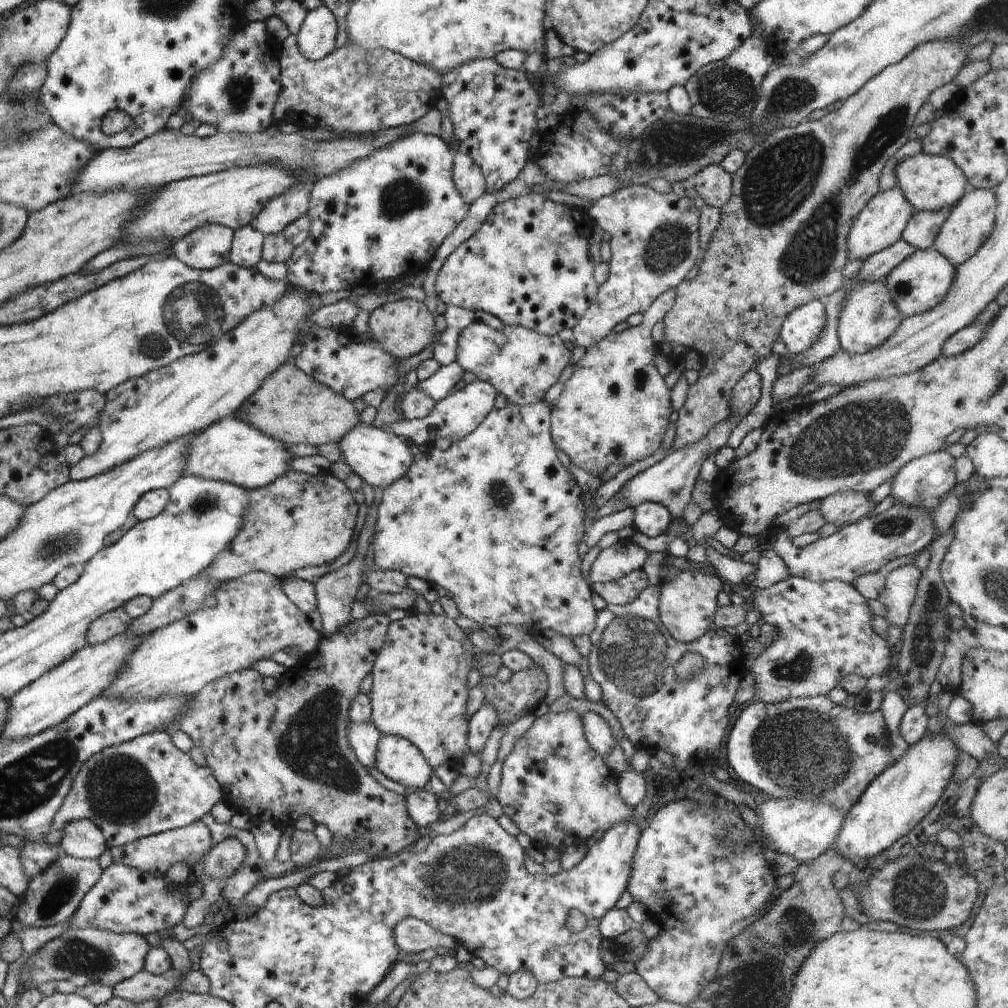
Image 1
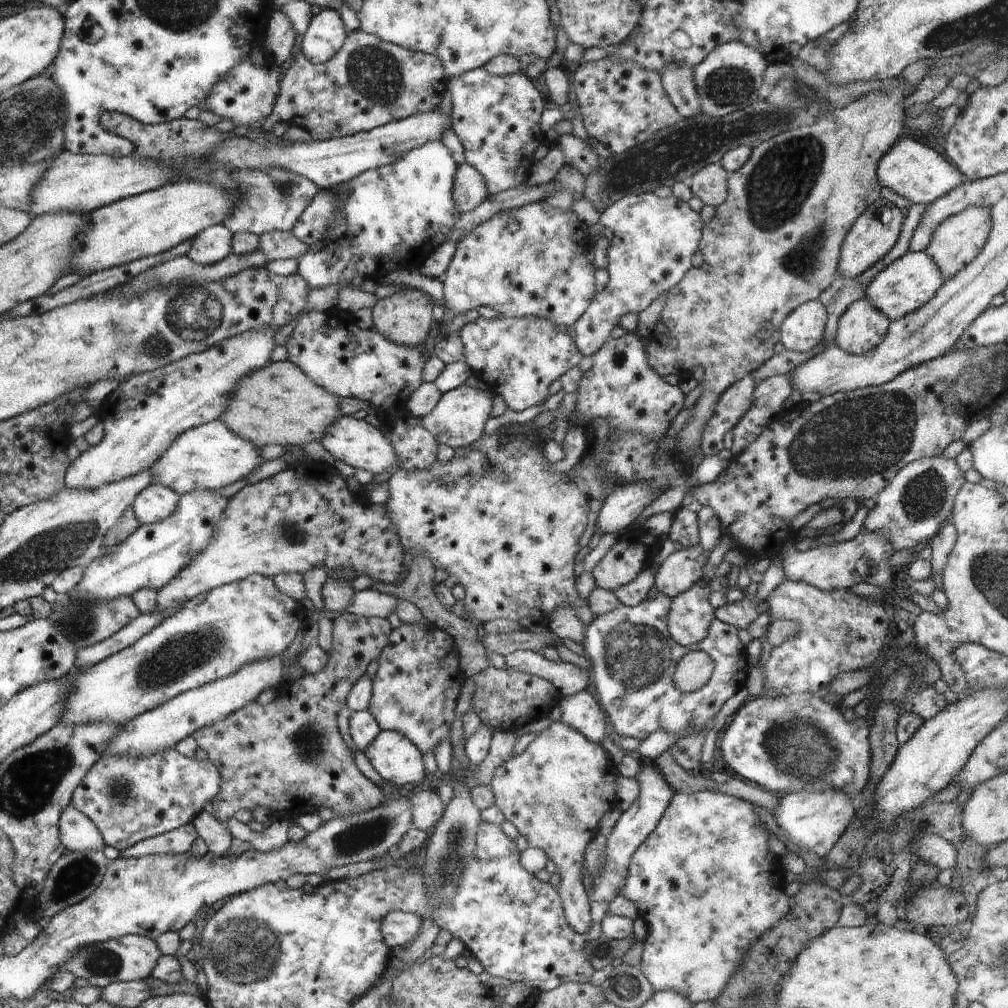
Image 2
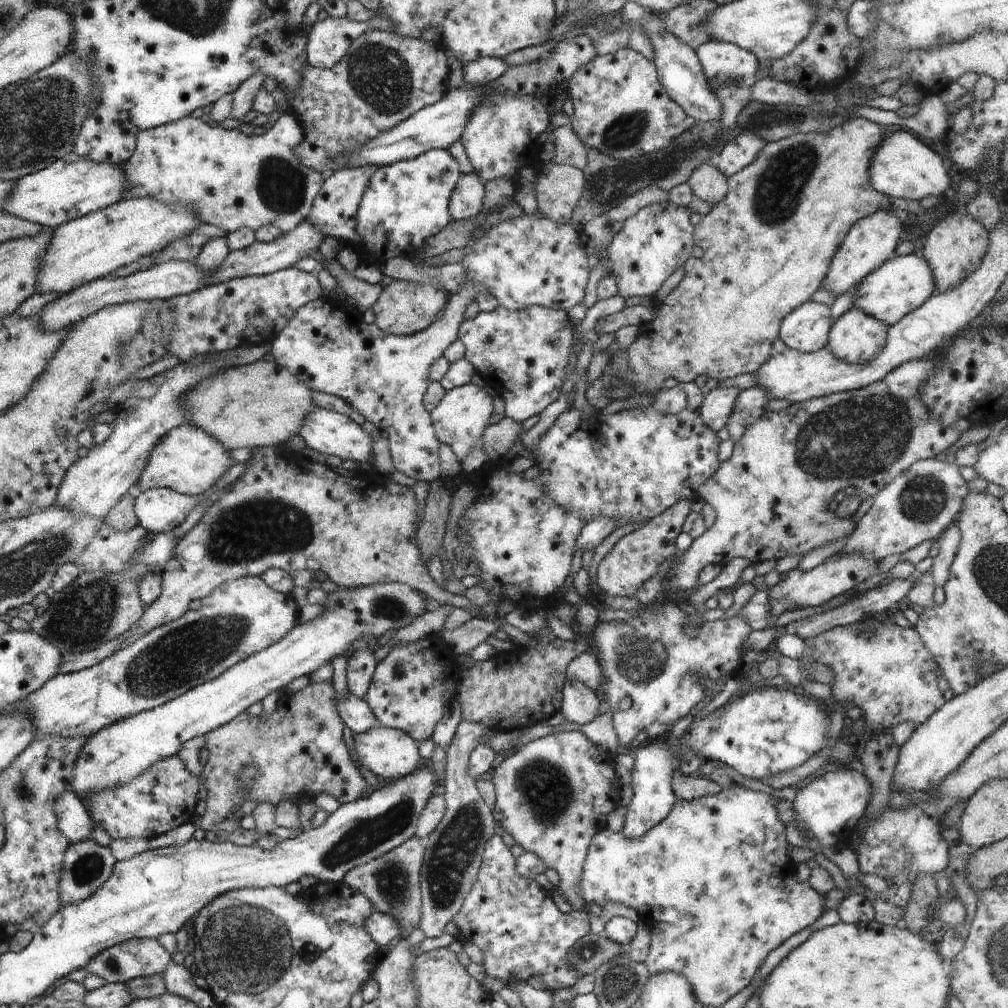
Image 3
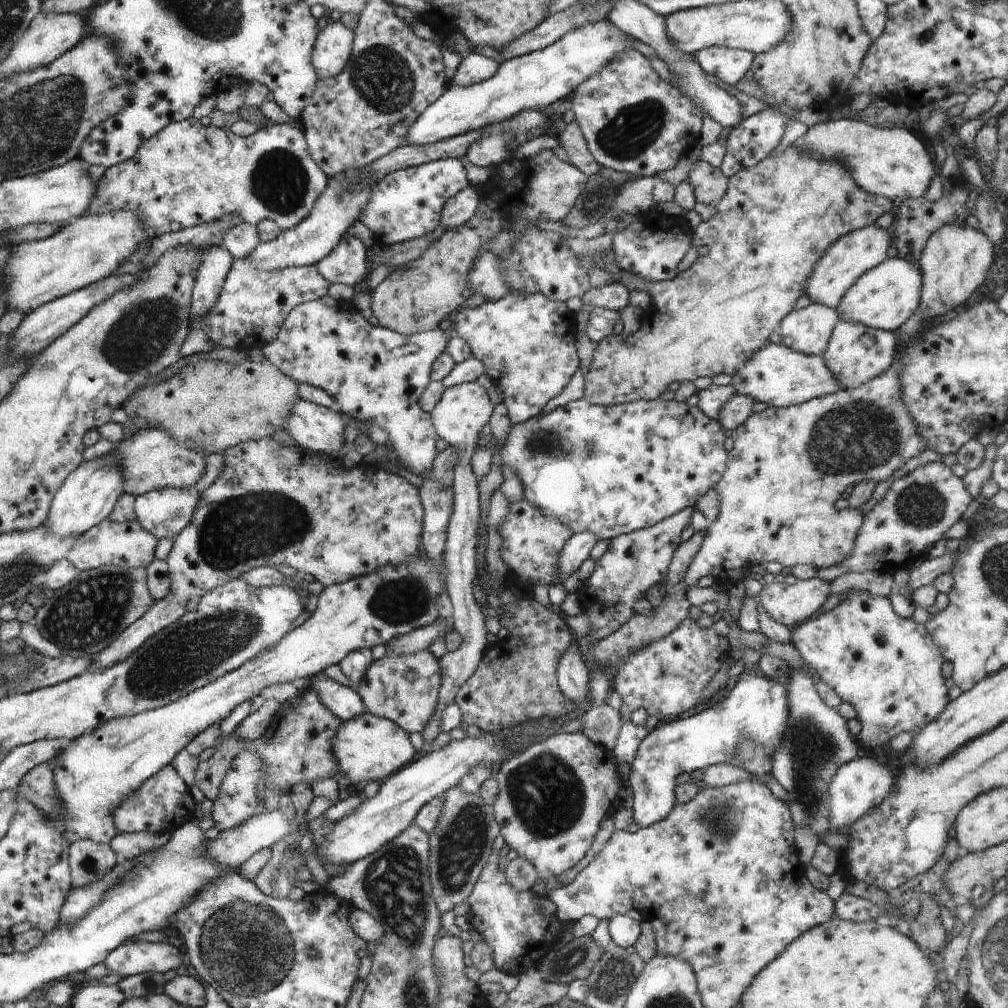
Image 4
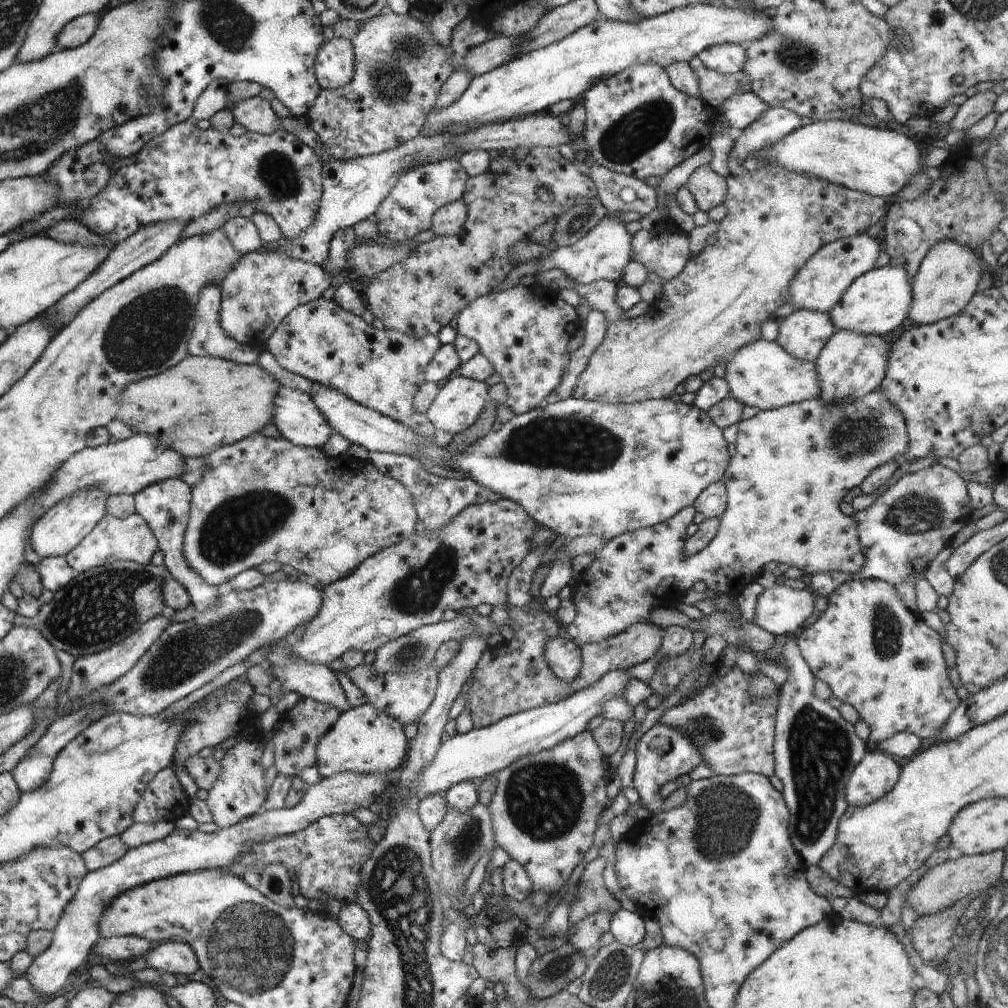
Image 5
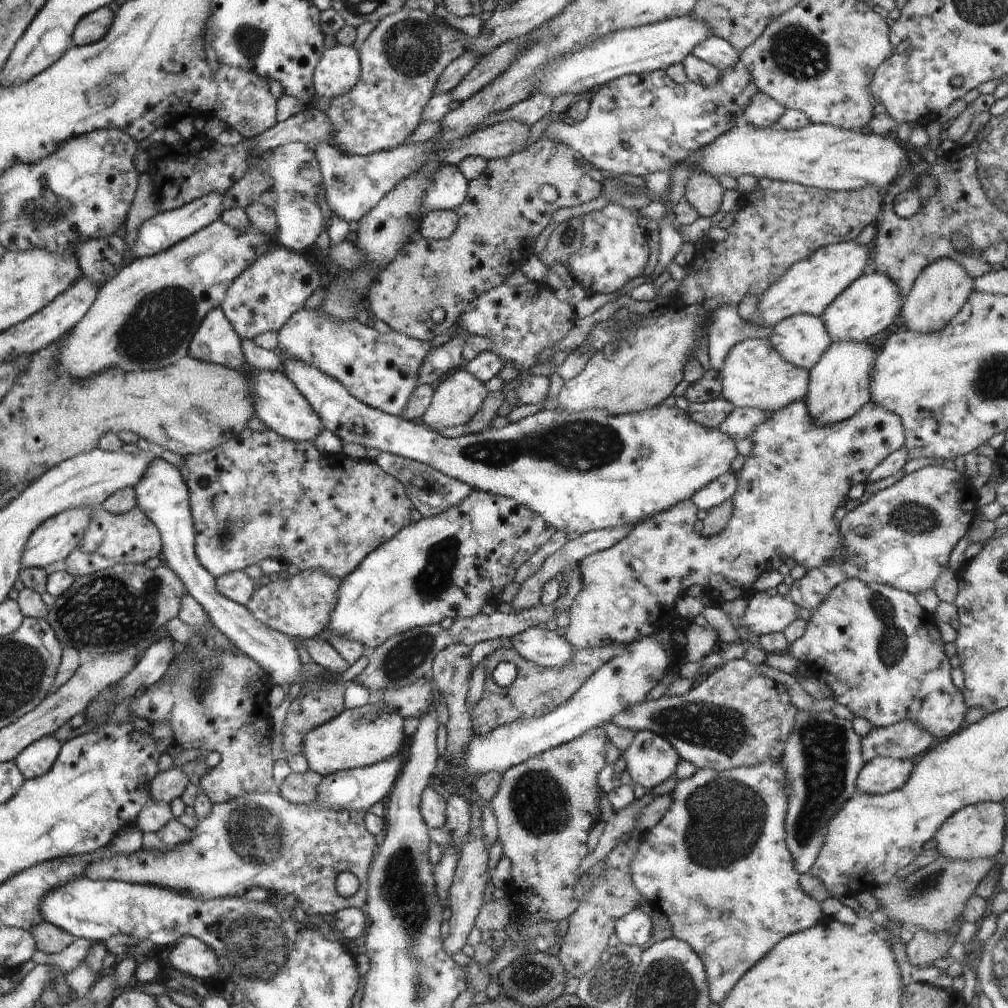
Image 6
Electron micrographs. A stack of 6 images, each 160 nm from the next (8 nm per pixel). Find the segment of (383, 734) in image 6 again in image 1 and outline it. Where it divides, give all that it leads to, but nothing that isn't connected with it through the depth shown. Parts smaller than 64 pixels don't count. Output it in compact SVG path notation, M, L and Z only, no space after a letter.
M382 735L377 744L374 767L402 786L423 789L434 773L424 755L398 735Z

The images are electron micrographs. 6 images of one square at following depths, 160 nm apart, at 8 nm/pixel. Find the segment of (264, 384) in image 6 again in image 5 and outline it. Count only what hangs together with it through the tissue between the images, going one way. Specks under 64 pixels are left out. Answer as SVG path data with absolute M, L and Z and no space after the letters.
M281 386L275 404L272 423L292 444L322 449L332 436L331 424L308 393Z

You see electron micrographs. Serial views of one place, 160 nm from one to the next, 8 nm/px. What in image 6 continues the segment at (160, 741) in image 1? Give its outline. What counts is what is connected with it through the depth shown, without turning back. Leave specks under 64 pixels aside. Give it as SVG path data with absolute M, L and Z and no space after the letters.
M178 767L160 772L151 784L152 800L172 804L182 796L184 788L188 786L188 779L189 776Z

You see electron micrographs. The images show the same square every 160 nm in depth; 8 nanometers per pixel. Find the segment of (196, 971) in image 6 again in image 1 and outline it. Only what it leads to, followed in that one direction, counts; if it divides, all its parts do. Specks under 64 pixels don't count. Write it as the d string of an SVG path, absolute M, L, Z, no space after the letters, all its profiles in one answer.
M82 929L68 930L59 937L55 937L48 941L34 956L33 964L27 969L30 980L28 984L32 987L37 987L44 982L74 982L78 988L86 986L88 983L100 983L107 987L113 988L115 984L122 983L123 980L130 979L131 976L138 974L146 968L146 958L150 954L151 946L145 939L145 936L132 933L113 933L100 929Z

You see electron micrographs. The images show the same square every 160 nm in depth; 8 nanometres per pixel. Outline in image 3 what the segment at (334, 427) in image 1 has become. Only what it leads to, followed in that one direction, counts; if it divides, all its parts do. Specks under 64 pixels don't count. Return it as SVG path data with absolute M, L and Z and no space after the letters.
M263 358L247 365L225 368L222 374L200 382L186 394L184 406L188 410L189 424L220 439L228 450L277 447L302 430L316 408L313 392L304 380L276 361Z

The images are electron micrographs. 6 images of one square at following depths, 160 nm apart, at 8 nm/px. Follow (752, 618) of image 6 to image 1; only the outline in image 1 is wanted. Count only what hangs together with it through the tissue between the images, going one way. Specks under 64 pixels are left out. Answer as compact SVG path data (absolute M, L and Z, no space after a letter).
M895 502L879 515L864 517L861 522L846 525L831 536L821 538L804 548L792 545L791 536L781 530L773 542L773 549L786 563L792 576L804 577L817 583L842 581L852 585L859 576L878 572L894 558L921 552L936 536L930 513Z

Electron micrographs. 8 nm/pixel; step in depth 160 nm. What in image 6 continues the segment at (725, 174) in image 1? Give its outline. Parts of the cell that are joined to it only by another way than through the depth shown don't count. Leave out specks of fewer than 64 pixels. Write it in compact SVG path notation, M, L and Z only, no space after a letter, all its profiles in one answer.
M694 170L686 183L684 198L700 217L711 217L721 208L724 189L717 178Z

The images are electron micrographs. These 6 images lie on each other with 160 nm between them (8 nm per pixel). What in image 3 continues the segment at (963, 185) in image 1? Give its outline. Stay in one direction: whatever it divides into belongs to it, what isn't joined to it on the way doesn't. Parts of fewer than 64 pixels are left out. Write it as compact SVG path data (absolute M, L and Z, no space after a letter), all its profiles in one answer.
M906 129L888 132L879 144L873 152L869 168L872 186L879 193L904 201L920 201L927 196L944 194L950 189L951 178L940 155Z

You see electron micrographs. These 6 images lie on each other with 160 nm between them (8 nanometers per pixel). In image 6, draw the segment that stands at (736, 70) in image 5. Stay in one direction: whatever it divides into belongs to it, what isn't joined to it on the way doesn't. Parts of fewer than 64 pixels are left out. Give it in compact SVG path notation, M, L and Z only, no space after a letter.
M714 34L700 41L700 44L696 45L691 53L719 71L731 67L740 56L740 53L727 40Z

